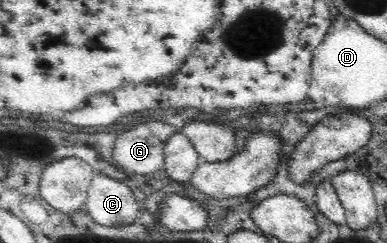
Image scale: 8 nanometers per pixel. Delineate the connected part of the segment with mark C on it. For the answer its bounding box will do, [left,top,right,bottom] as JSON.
[84,171,139,227]

